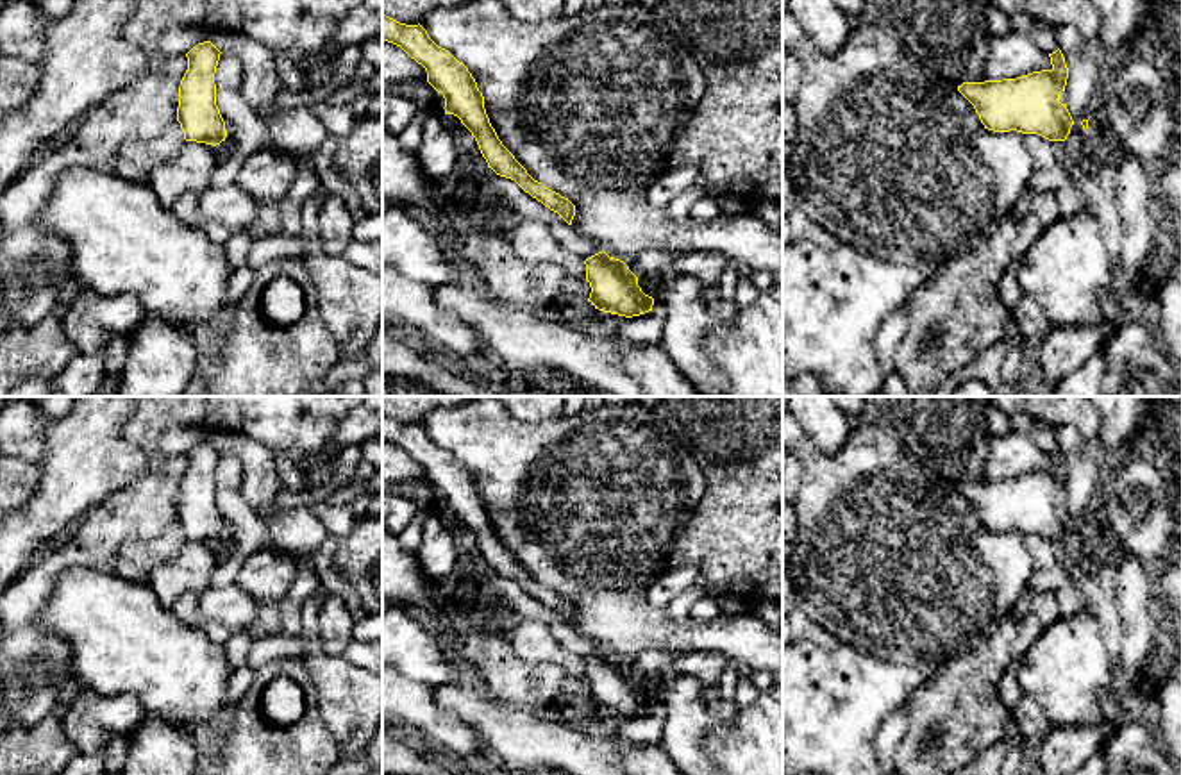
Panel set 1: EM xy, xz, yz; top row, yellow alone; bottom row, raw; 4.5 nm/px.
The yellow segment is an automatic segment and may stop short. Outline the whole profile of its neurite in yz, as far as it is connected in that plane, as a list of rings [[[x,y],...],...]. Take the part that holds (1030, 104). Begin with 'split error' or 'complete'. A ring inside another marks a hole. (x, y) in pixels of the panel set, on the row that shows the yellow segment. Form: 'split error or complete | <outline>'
complete | [[[1060,48],[1049,57],[1051,70],[1017,79],[963,82],[958,91],[974,105],[988,130],[1017,130],[1049,141],[1065,141],[1074,125],[1067,104],[1060,102],[1068,68]]]

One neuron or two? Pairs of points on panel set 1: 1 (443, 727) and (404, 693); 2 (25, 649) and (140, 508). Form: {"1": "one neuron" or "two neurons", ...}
{"1": "one neuron", "2": "one neuron"}

